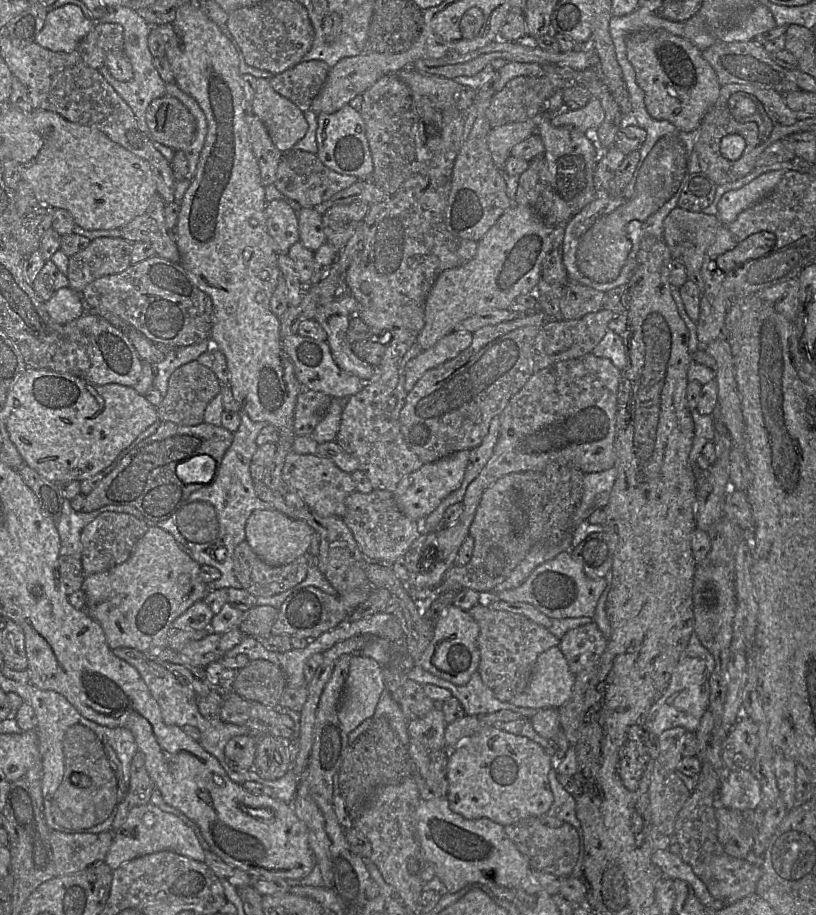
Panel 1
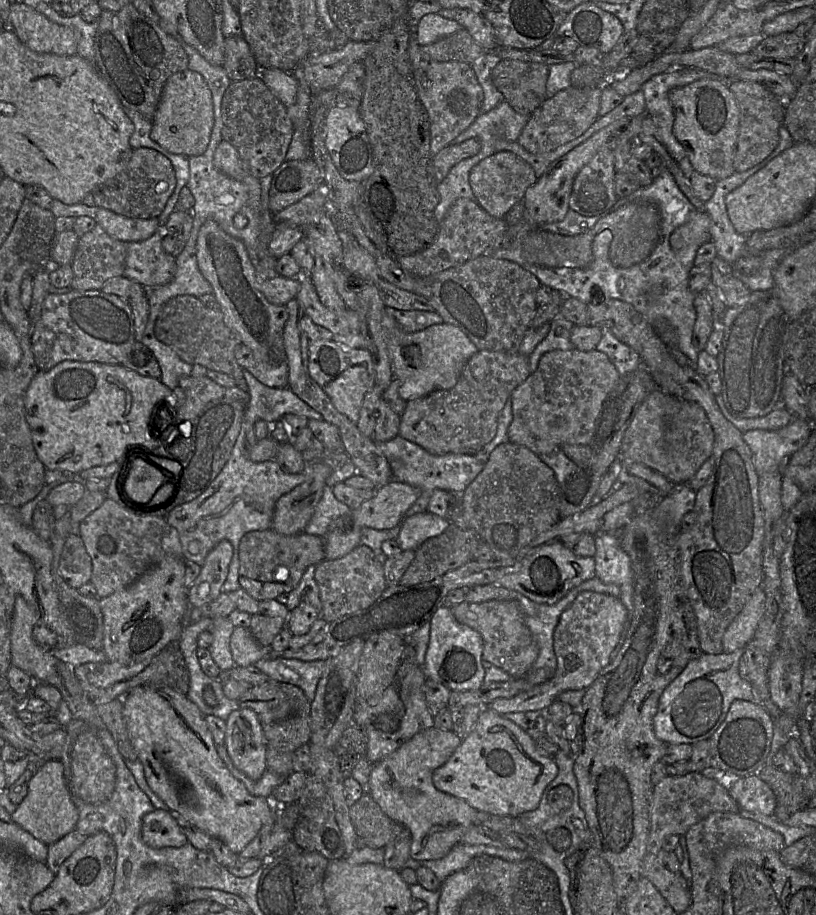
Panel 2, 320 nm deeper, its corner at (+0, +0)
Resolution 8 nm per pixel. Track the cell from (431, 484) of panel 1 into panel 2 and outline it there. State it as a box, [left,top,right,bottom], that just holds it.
[320,479,418,560]

